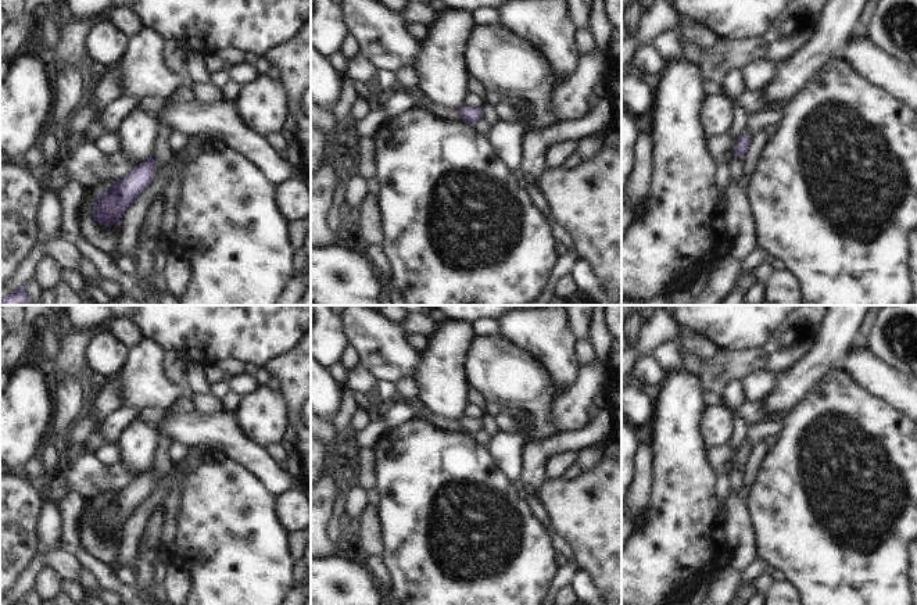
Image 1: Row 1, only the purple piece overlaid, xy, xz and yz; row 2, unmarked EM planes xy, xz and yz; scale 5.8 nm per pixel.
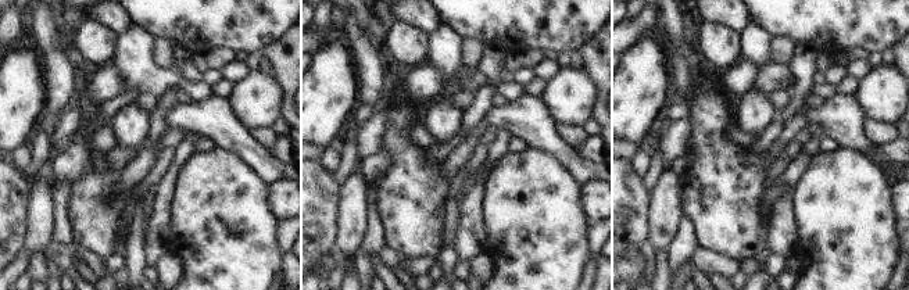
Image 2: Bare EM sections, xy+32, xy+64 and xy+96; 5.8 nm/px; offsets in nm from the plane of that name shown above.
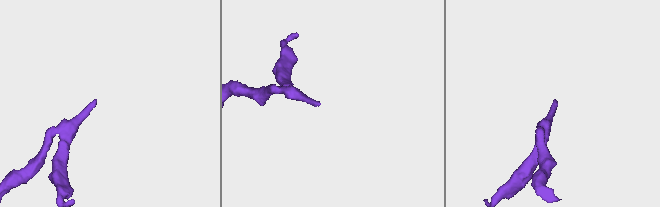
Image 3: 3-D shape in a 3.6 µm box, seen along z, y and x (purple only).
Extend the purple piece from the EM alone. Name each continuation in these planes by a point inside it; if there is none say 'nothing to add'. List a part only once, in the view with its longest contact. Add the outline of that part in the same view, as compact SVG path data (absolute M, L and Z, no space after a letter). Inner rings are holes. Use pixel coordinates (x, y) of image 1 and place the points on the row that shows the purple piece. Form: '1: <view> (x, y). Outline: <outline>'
1: yz (742, 167). Outline: M766 142L752 143L742 157L734 158L728 165L728 171L734 176L739 176L742 182L746 182L752 176L764 146Z

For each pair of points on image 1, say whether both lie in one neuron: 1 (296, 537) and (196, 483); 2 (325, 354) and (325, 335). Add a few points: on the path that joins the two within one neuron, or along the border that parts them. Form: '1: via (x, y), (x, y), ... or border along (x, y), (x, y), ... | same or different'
1: border along (287, 534), (289, 554), (296, 562) | different
2: via (325, 350), (325, 339) | same

